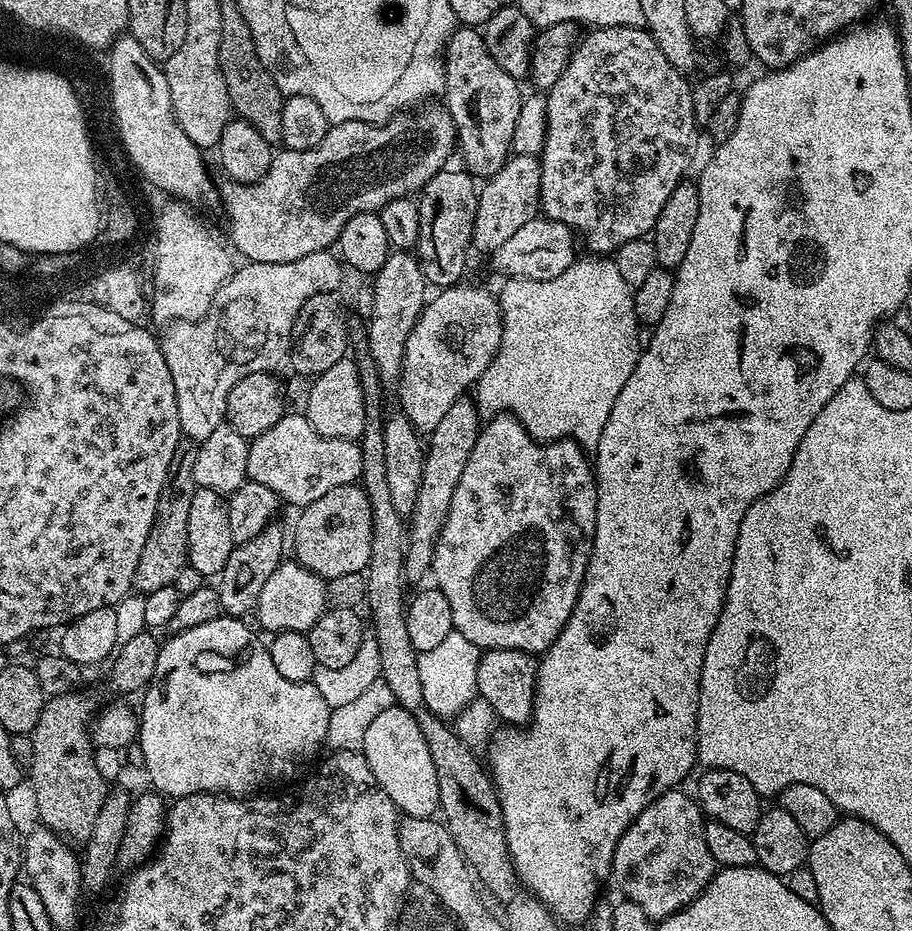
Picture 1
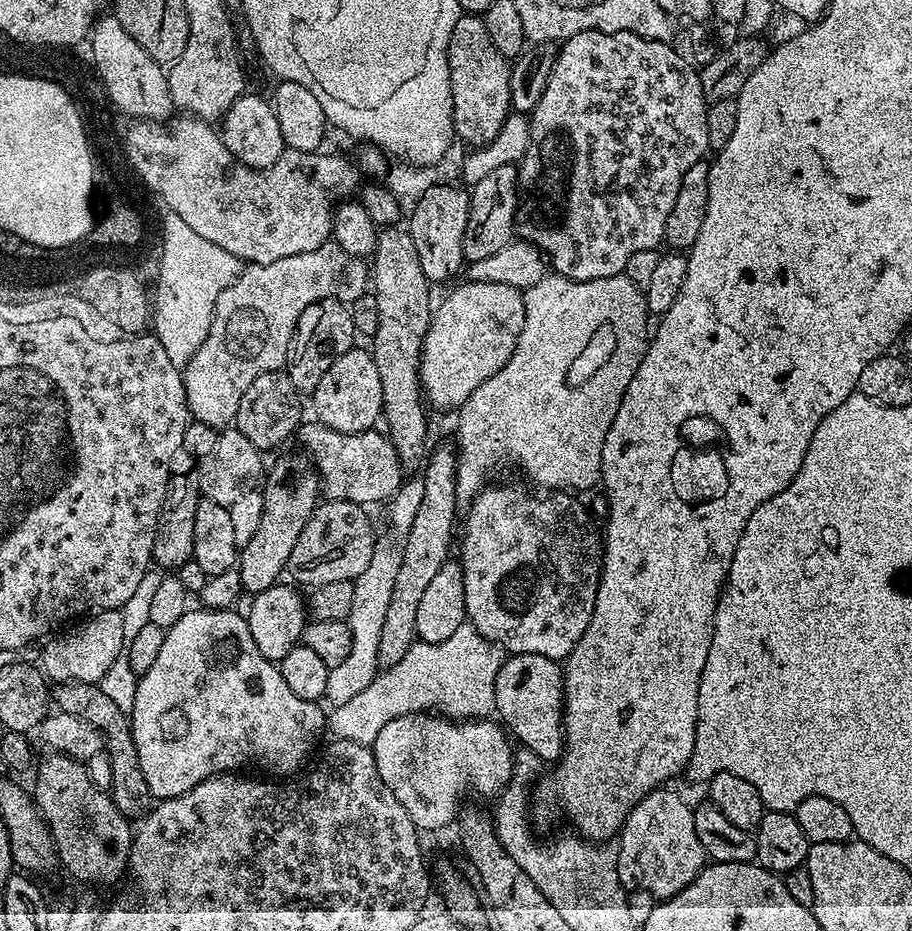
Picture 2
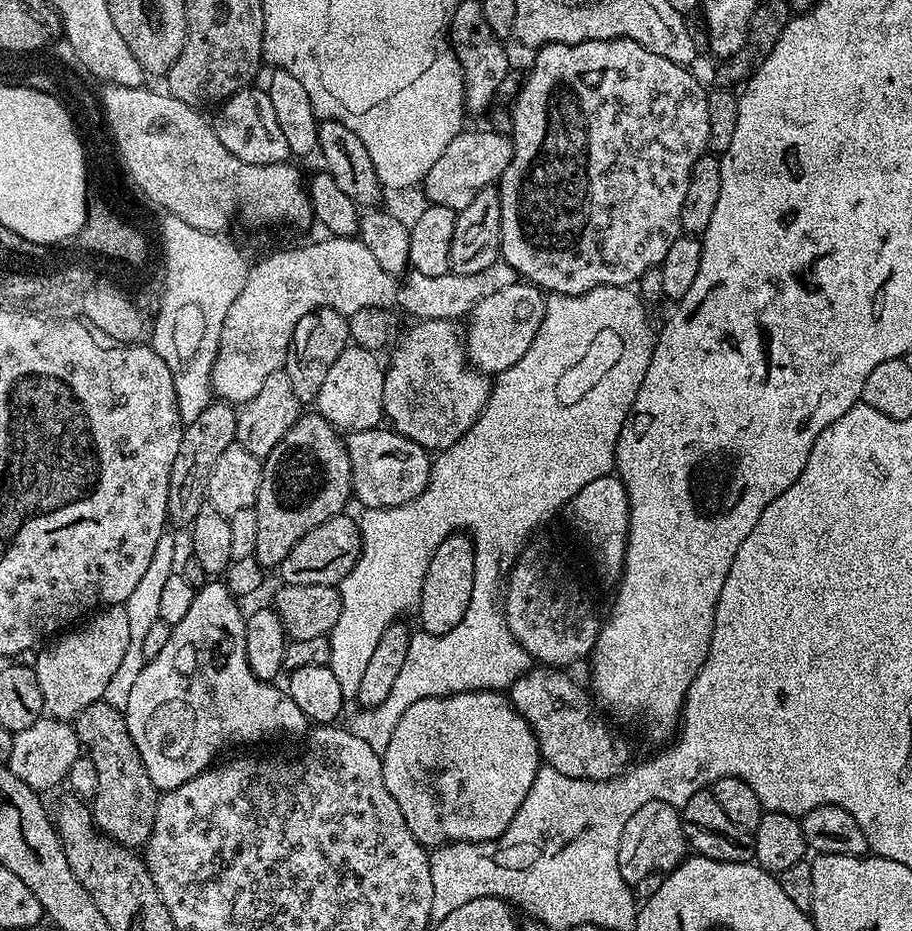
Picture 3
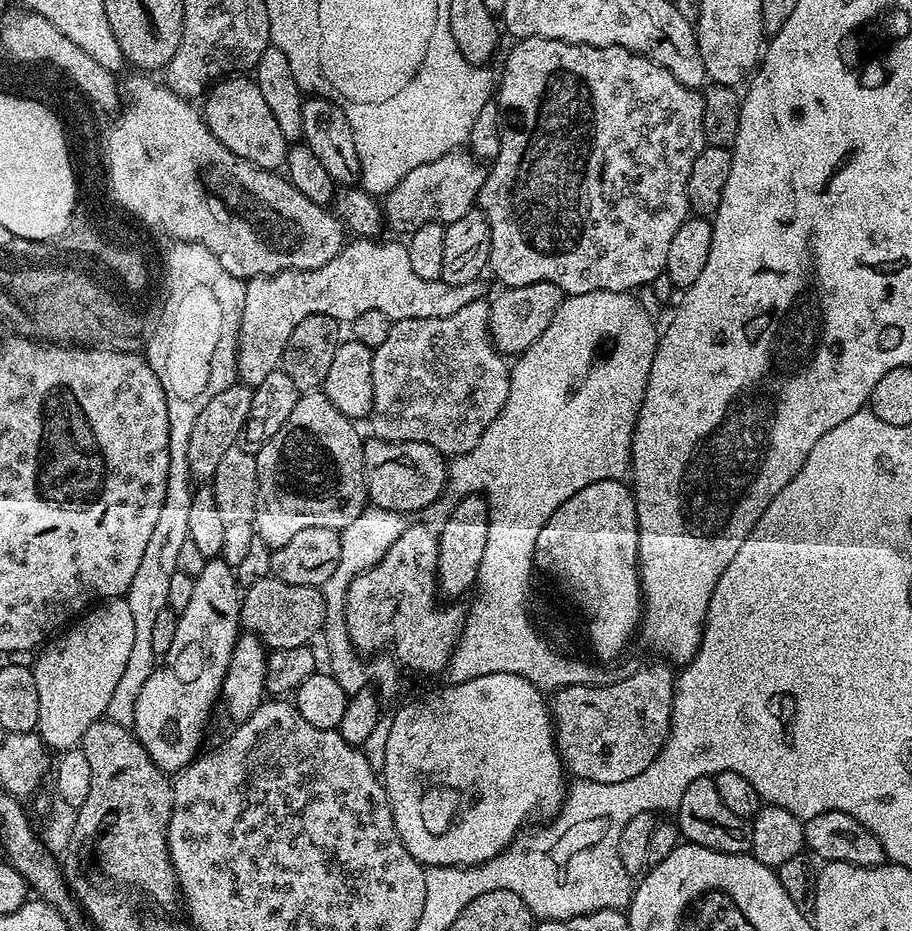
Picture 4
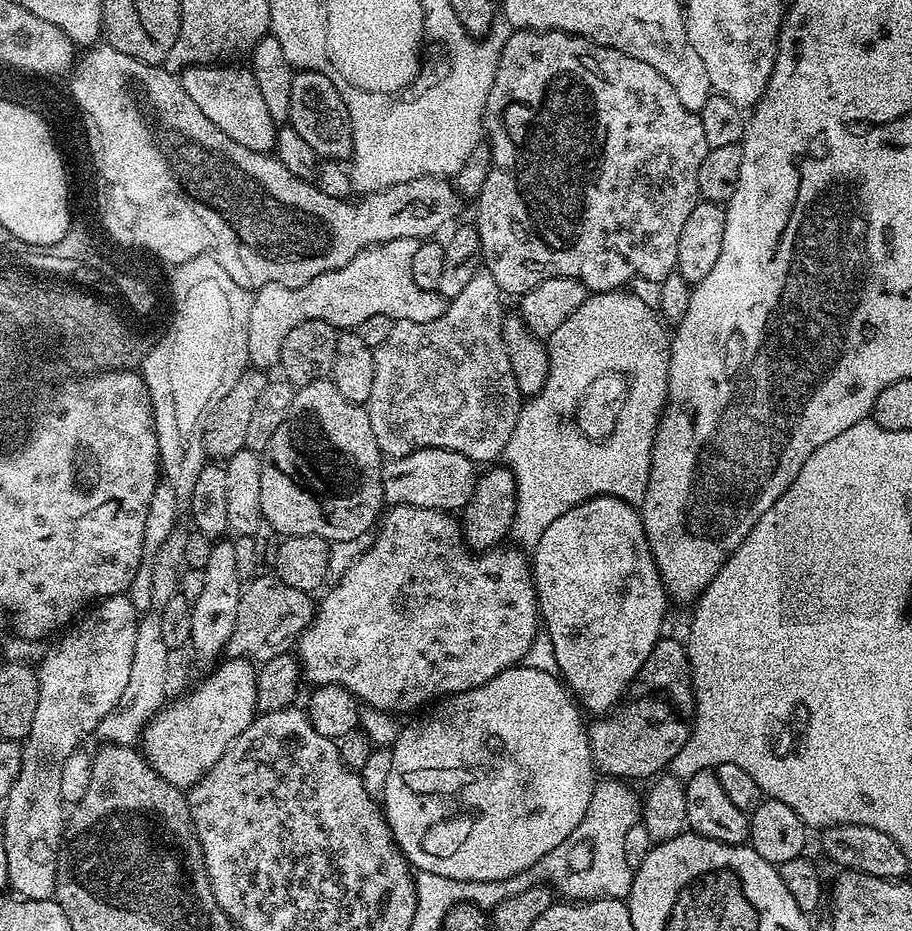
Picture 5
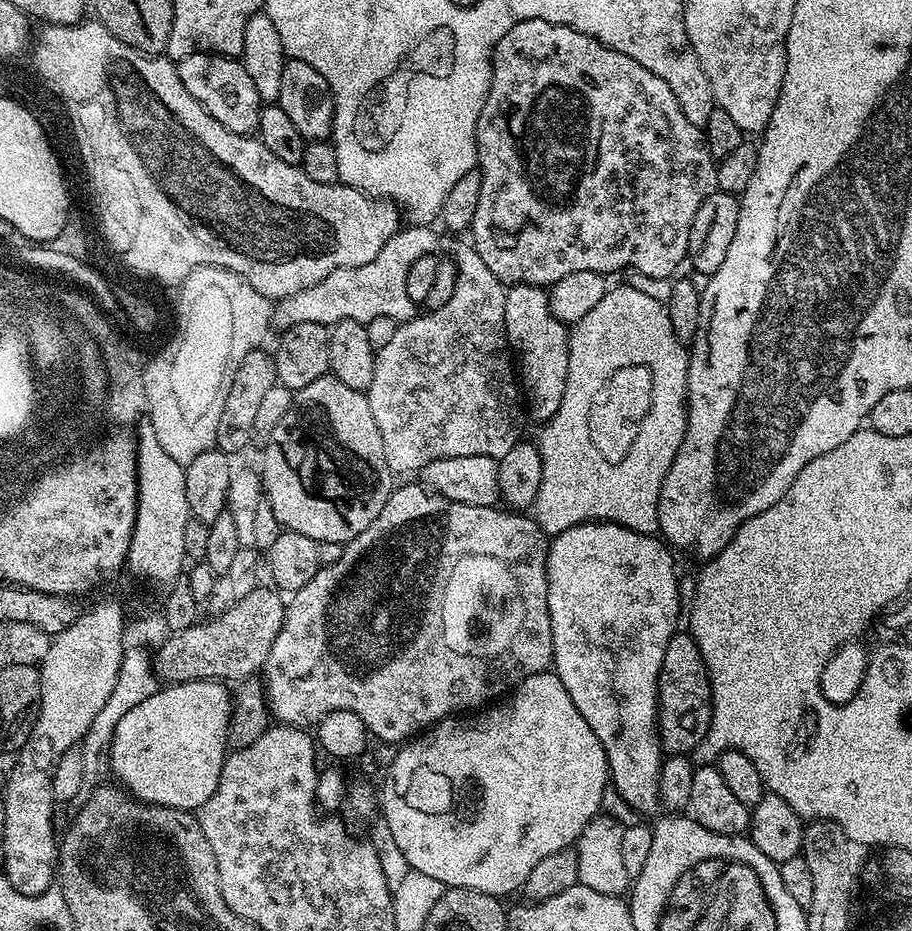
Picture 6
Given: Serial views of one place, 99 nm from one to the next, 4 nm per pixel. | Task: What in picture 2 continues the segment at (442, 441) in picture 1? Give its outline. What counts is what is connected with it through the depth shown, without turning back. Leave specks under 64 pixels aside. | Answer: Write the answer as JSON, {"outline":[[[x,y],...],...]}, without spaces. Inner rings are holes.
{"outline":[[[451,443],[444,444],[441,448],[433,447],[426,463],[423,465],[424,484],[422,483],[422,495],[418,514],[414,514],[414,522],[410,522],[410,530],[403,533],[404,548],[400,552],[400,565],[398,566],[398,578],[394,580],[394,588],[391,591],[390,602],[387,603],[386,618],[383,619],[382,634],[379,635],[377,666],[380,670],[396,666],[402,662],[406,655],[406,650],[410,650],[412,644],[417,643],[416,627],[414,621],[418,618],[418,602],[422,599],[422,594],[426,591],[426,586],[430,586],[434,574],[442,570],[442,566],[450,559],[451,550],[454,548],[454,536],[452,540],[452,527],[457,527],[456,508],[458,501],[456,498],[456,453],[457,449]]]}

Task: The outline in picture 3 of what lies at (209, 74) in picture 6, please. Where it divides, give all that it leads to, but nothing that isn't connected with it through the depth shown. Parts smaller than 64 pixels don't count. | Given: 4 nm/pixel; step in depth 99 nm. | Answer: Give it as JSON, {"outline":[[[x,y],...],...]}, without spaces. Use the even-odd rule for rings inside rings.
{"outline":[[[249,86],[241,88],[233,96],[219,105],[214,127],[218,134],[218,142],[234,154],[234,158],[242,158],[247,164],[282,164],[289,159],[286,137],[278,126],[278,118],[274,115],[274,106],[270,103],[267,91],[263,87]]]}

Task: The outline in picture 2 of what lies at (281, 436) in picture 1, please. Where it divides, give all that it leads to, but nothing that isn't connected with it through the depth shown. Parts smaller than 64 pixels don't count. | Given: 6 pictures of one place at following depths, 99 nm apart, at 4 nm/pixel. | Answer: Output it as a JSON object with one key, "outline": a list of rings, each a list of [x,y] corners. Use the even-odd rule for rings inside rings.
{"outline":[[[319,422],[301,423],[298,440],[304,443],[303,451],[310,457],[329,500],[349,500],[361,506],[391,501],[402,487],[402,469],[394,446],[383,431],[342,434],[330,430]]]}

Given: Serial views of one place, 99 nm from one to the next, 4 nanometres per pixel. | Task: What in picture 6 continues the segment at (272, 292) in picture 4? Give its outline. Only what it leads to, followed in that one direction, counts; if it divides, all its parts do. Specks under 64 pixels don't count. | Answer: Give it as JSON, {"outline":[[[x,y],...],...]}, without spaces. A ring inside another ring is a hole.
{"outline":[[[407,235],[391,236],[382,250],[374,254],[373,260],[366,262],[366,266],[334,270],[334,274],[326,274],[322,282],[314,282],[314,286],[284,297],[275,305],[272,324],[283,330],[298,322],[318,322],[331,326],[343,320],[356,320],[366,325],[374,318],[394,318],[398,322],[412,319],[417,315],[418,306],[410,294],[406,294],[406,274],[410,259],[407,246]]]}

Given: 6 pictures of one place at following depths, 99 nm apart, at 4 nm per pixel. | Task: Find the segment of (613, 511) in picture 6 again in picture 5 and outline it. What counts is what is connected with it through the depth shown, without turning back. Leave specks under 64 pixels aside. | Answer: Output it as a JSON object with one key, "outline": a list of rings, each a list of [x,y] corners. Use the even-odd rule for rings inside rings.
{"outline":[[[617,290],[615,292],[593,292],[588,295],[582,302],[582,306],[578,306],[578,310],[574,310],[574,314],[570,314],[570,318],[566,318],[566,322],[562,322],[562,326],[558,326],[558,330],[554,330],[554,334],[547,337],[546,347],[548,349],[548,373],[546,374],[546,382],[540,387],[539,392],[535,396],[523,401],[520,413],[518,414],[518,422],[514,426],[514,432],[510,434],[510,440],[506,442],[502,453],[503,463],[514,474],[516,479],[516,516],[512,519],[511,539],[521,549],[531,550],[538,546],[538,538],[542,538],[542,534],[546,534],[546,526],[550,526],[550,522],[554,522],[554,518],[562,518],[562,514],[566,514],[566,510],[570,510],[574,506],[578,506],[582,502],[586,502],[591,496],[613,496],[614,498],[622,498],[628,504],[637,506],[643,504],[644,495],[646,494],[646,482],[650,474],[650,462],[652,461],[652,447],[656,441],[656,427],[660,425],[660,420],[654,420],[654,412],[658,406],[664,406],[668,400],[668,371],[670,370],[670,350],[672,349],[672,341],[670,339],[669,329],[666,327],[665,321],[658,315],[657,309],[652,308],[640,296],[628,292],[632,290]],[[642,366],[642,398],[646,398],[646,408],[642,408],[642,424],[630,424],[630,438],[626,442],[626,462],[624,466],[618,466],[618,458],[612,452],[612,458],[604,456],[604,448],[600,446],[590,446],[592,438],[584,436],[579,424],[576,421],[577,403],[581,399],[581,393],[591,386],[592,382],[598,380],[601,375],[612,374],[612,368],[636,368]]]}

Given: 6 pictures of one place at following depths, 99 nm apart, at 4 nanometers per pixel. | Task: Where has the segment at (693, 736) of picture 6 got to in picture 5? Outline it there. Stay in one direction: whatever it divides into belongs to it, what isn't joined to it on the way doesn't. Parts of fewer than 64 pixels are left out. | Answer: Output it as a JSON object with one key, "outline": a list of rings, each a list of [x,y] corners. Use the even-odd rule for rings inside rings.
{"outline":[[[661,638],[654,646],[650,658],[638,670],[636,681],[626,693],[626,699],[611,714],[587,725],[588,741],[592,751],[592,763],[597,773],[608,778],[619,778],[624,782],[655,778],[671,765],[674,754],[686,746],[692,734],[692,717],[696,715],[696,695],[692,693],[692,671],[688,661],[688,649],[676,640]]]}

